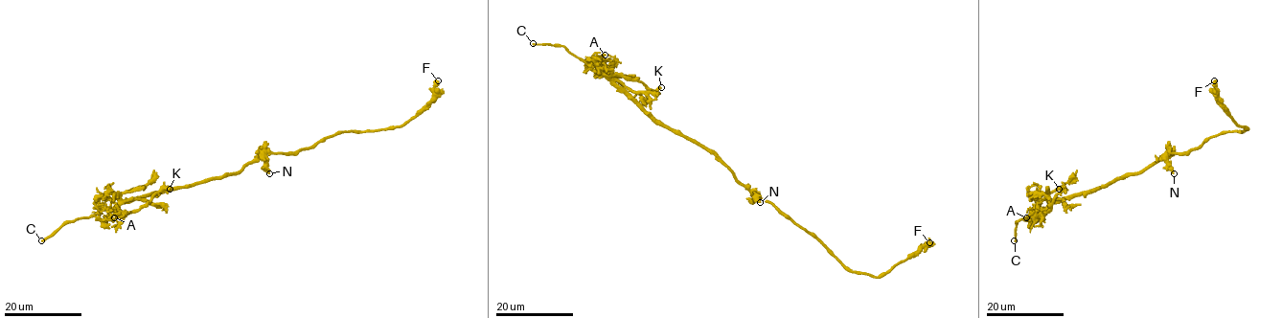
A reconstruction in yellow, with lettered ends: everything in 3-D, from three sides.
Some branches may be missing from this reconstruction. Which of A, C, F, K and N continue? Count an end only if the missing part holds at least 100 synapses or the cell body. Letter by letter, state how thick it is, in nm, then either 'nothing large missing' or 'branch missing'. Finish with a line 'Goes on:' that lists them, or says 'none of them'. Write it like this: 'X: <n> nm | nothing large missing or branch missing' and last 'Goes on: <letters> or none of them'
A: 120 nm | nothing large missing
C: 220 nm | branch missing
F: 420 nm | nothing large missing
K: 300 nm | nothing large missing
N: 240 nm | nothing large missing
Goes on: C

